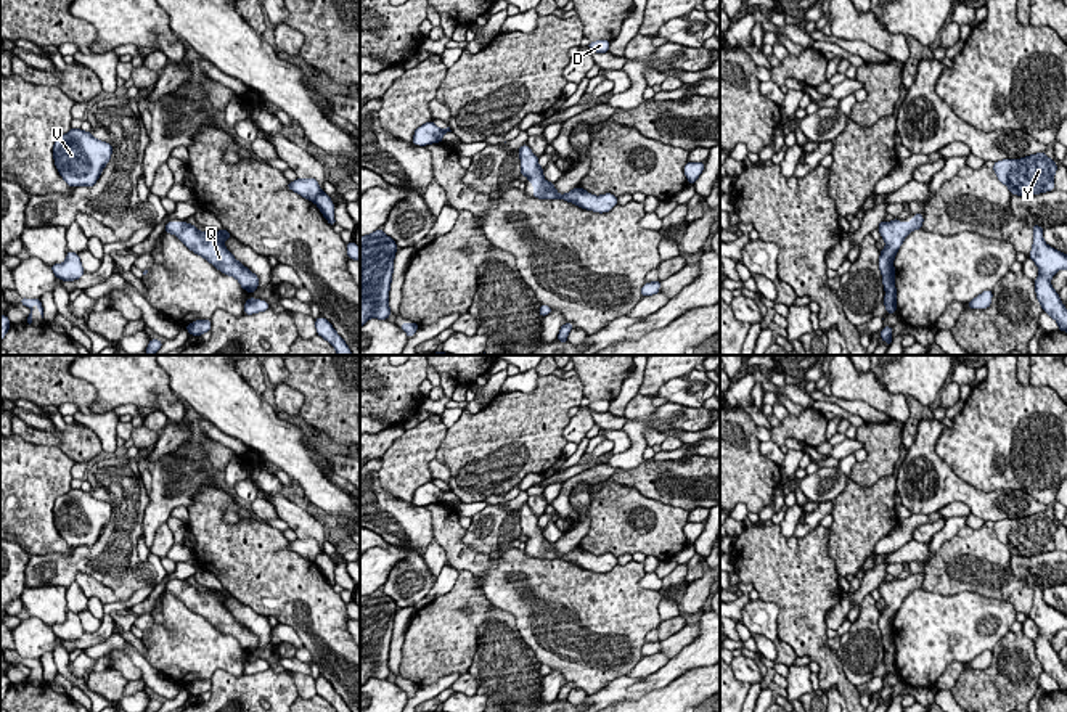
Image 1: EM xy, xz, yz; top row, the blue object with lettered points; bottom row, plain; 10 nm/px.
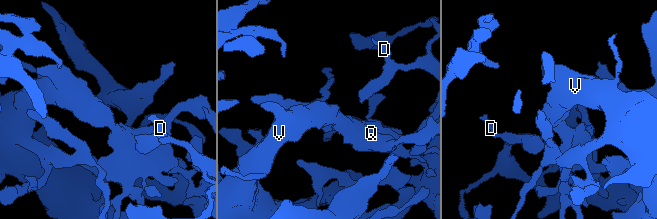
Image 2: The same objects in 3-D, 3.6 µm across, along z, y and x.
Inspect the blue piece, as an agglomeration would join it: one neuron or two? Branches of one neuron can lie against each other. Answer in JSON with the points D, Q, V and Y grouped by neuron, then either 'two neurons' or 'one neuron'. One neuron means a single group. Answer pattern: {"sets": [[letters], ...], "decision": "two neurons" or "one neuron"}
{"sets": [["D", "Q", "V", "Y"]], "decision": "one neuron"}

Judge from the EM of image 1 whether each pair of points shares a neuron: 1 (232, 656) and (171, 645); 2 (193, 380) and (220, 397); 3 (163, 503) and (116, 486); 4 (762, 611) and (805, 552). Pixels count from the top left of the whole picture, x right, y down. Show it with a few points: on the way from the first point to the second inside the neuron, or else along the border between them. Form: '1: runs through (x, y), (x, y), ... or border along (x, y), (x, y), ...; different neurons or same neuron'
1: runs through (217, 651), (185, 646); same neuron
2: runs through (200, 380), (214, 391); same neuron
3: border along (137, 463), (148, 497), (142, 524), (143, 536); different neurons
4: border along (760, 598), (778, 608), (778, 638); different neurons

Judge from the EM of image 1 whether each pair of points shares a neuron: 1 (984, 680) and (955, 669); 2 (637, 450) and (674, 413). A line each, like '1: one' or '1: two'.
1: two
2: one

